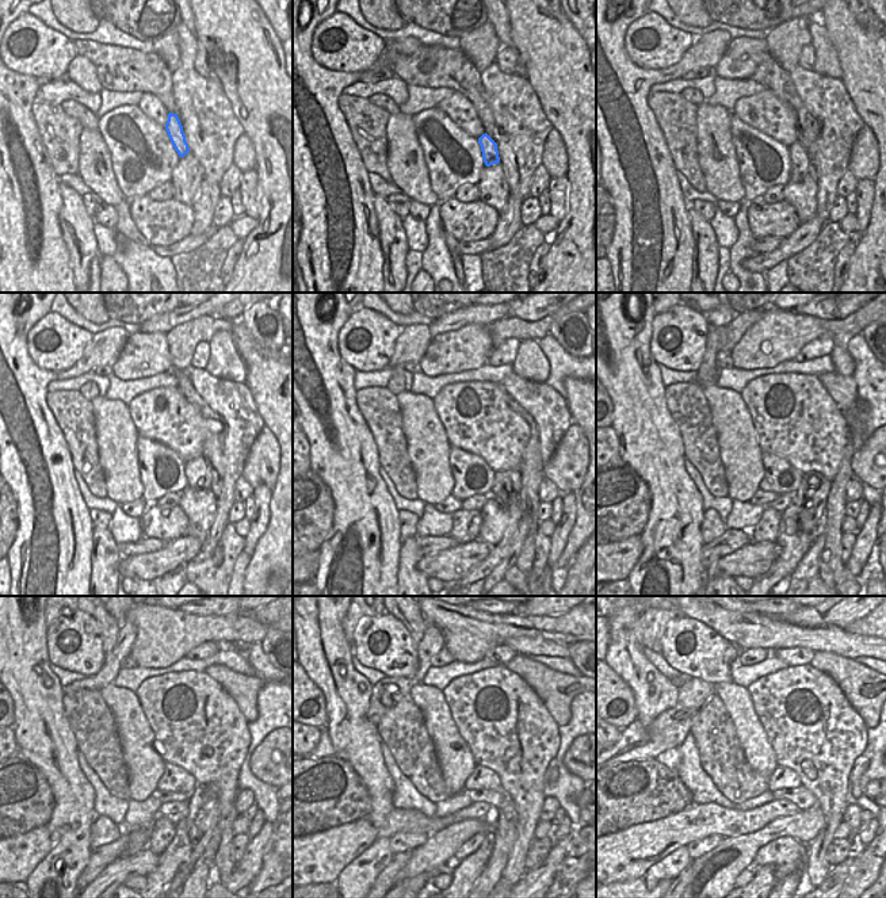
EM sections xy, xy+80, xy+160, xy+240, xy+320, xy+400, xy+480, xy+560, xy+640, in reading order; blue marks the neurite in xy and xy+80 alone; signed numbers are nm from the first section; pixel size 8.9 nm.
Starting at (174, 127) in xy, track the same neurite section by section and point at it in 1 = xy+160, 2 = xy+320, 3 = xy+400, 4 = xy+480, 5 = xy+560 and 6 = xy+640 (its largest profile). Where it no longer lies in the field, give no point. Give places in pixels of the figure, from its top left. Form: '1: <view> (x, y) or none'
1: xy+160 (799, 161)
2: xy+320 (505, 481)
3: xy+400 (802, 497)
4: xy+480 (199, 829)
5: xy+560 (503, 833)
6: xy+640 (797, 871)

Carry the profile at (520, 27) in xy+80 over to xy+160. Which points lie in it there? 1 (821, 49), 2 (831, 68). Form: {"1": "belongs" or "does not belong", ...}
{"1": "does not belong", "2": "does not belong"}

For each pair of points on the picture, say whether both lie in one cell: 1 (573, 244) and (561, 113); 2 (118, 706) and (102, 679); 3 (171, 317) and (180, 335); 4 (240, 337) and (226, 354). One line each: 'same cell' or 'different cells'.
1: same cell
2: different cells
3: different cells
4: different cells

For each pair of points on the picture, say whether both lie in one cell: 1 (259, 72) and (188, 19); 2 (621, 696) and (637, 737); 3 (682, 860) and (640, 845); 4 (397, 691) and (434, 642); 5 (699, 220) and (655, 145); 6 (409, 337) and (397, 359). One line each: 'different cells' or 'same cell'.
1: different cells
2: different cells
3: different cells
4: same cell
5: different cells
6: same cell

